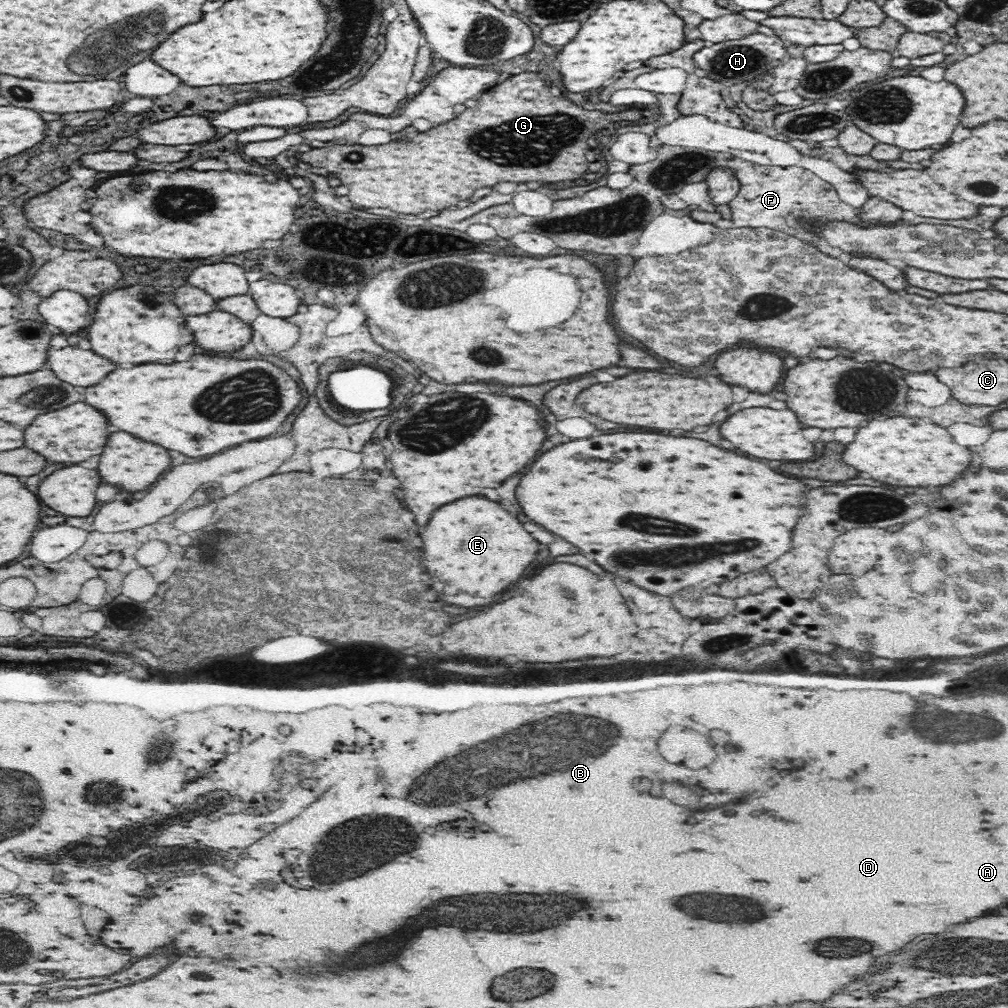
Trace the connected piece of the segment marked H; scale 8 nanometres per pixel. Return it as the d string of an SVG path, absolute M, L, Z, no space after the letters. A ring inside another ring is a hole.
M754 32L740 40L726 40L718 44L706 44L693 55L693 60L698 68L706 71L712 80L725 85L733 83L749 83L765 76L770 69L782 66L788 60L789 54L780 37L767 36Z

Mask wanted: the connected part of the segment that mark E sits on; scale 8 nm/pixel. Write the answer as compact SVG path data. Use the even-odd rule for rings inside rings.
M468 496L442 506L434 514L446 516L434 516L428 528L420 532L424 544L422 564L426 564L426 572L434 576L438 596L448 604L486 606L490 602L502 602L502 592L518 582L526 568L536 560L540 544L496 502ZM444 530L448 530L448 534ZM446 588L454 588L454 592L448 592Z

